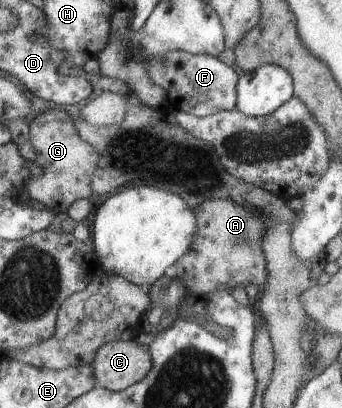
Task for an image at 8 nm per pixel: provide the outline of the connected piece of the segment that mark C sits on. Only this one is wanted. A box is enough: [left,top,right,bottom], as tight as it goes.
[91,339,151,392]

